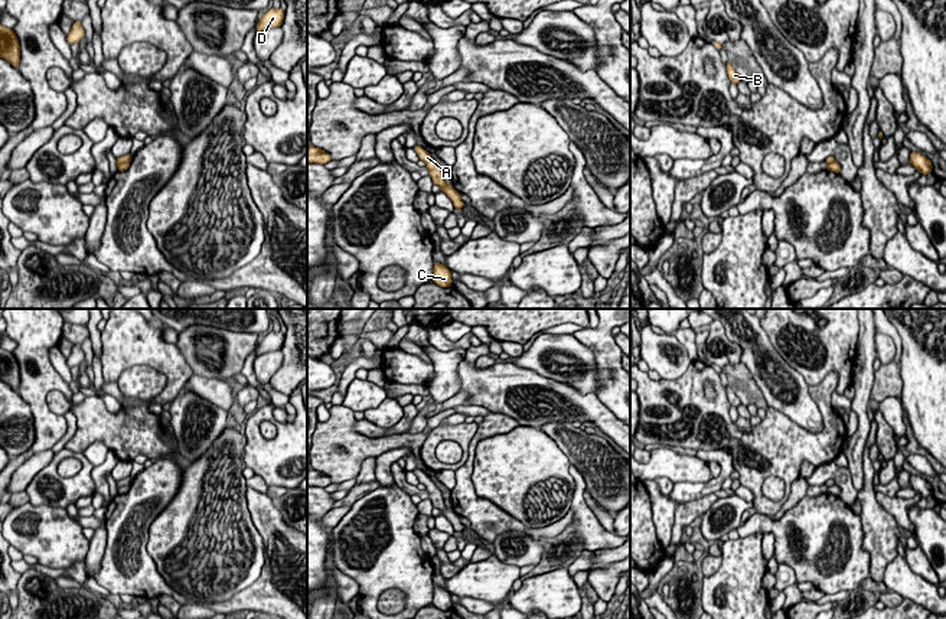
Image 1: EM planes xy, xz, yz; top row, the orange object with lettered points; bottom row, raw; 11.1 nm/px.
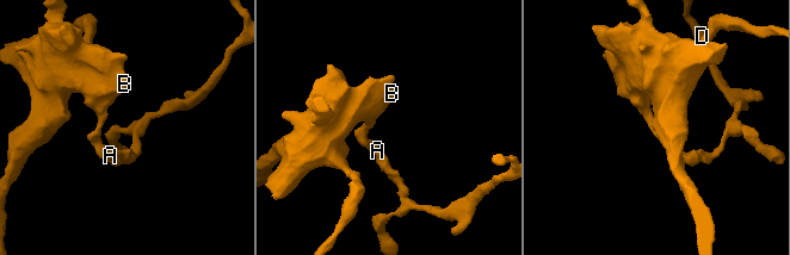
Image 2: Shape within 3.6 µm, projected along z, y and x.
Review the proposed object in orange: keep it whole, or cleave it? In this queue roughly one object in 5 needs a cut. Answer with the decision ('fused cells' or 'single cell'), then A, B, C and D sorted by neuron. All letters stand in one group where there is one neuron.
fused cells; groups A B / C D

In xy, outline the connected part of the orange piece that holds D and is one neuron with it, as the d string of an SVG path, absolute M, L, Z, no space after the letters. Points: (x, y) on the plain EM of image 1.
M274 332L265 335L265 338L257 346L257 356L265 352L283 349L286 335L283 332Z

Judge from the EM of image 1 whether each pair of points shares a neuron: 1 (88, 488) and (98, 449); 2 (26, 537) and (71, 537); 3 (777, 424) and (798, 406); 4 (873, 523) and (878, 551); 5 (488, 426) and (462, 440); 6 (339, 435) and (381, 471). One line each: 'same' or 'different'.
1: different
2: same
3: different
4: same
5: different
6: different

